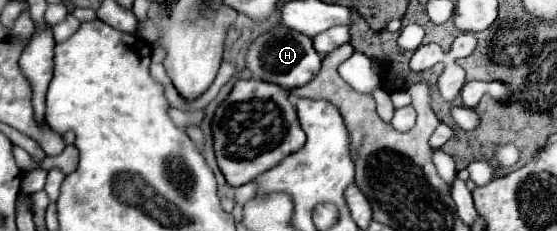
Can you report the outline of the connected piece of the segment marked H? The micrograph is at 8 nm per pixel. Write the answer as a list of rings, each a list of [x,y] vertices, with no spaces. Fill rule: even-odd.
[[[277,24],[269,32],[257,36],[251,42],[247,56],[245,56],[245,64],[251,70],[253,78],[273,82],[285,90],[291,90],[291,88],[307,84],[309,80],[315,78],[315,74],[321,68],[321,56],[315,52],[309,36],[299,34],[295,30],[289,30],[283,24]]]

